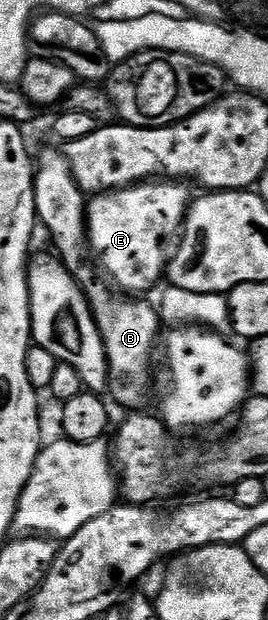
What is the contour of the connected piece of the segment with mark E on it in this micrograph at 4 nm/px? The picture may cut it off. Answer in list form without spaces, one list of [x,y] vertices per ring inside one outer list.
[[[148,181],[120,191],[104,191],[88,202],[90,254],[95,254],[94,262],[107,270],[106,278],[120,292],[147,293],[143,291],[164,278],[173,254],[173,240],[182,232],[187,209],[193,202],[193,195],[183,187],[179,181]]]

